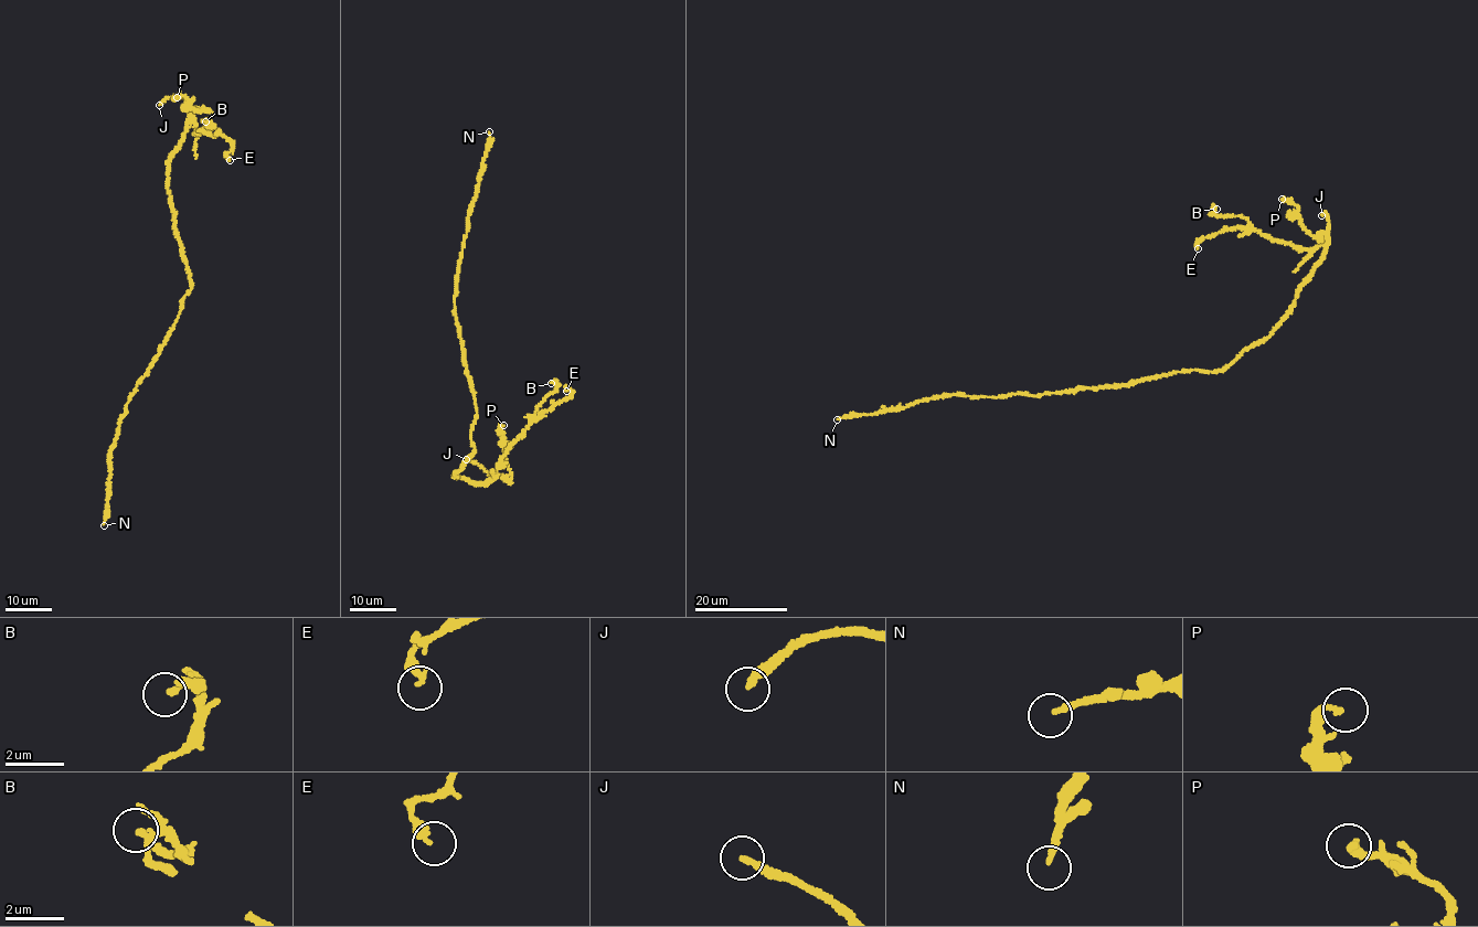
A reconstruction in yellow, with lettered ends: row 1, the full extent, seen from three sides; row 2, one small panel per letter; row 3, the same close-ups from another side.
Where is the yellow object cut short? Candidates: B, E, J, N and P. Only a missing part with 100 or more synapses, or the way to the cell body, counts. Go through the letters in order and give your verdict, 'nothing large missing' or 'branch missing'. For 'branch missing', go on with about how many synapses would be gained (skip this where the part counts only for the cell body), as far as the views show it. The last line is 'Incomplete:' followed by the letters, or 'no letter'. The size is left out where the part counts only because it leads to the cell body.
B: nothing large missing
E: nothing large missing
J: branch missing
N: branch missing | 250 syn
P: nothing large missing
Incomplete: J, N

